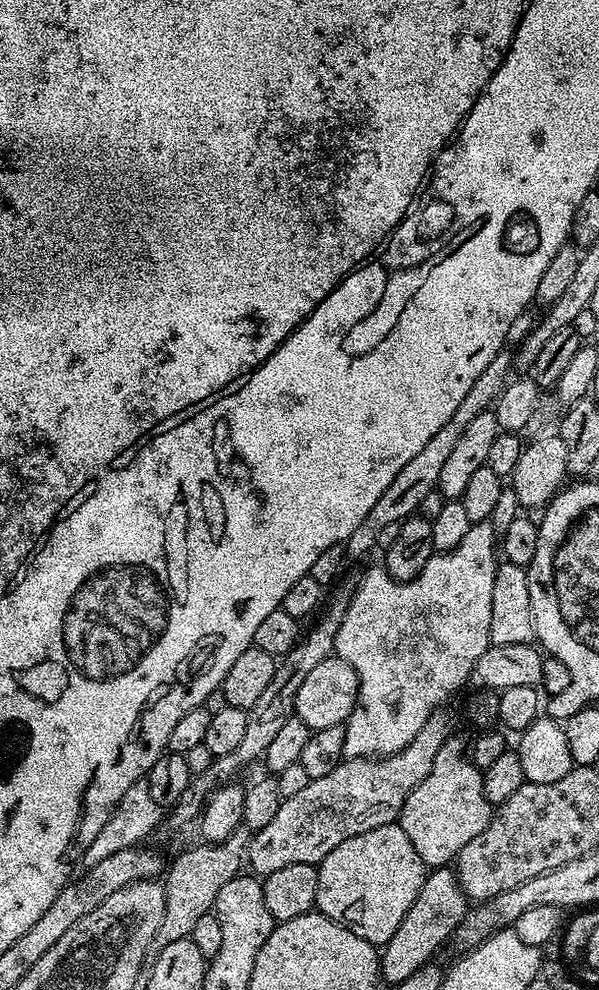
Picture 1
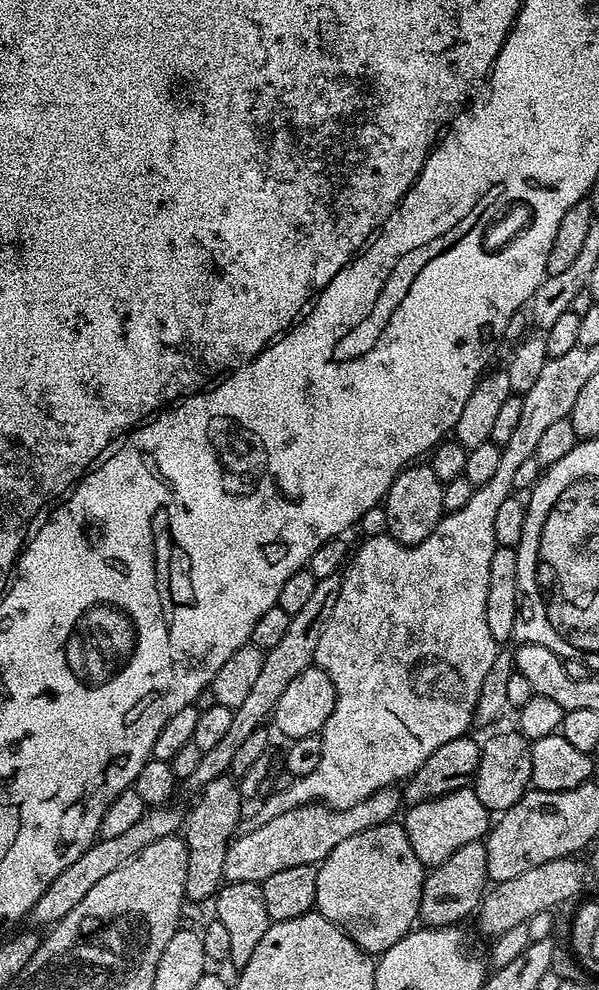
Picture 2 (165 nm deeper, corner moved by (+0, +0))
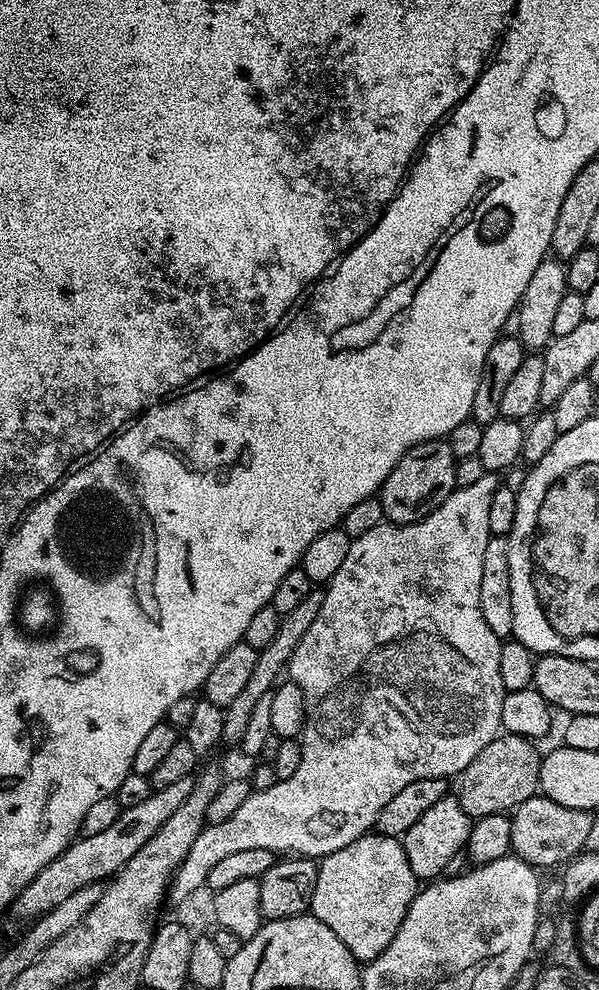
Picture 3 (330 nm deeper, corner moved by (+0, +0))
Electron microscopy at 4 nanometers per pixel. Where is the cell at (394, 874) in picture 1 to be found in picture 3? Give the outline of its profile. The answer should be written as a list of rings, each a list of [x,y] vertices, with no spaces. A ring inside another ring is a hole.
[[[369,834],[359,836],[350,846],[342,846],[342,850],[334,850],[334,854],[323,857],[319,861],[312,895],[311,915],[318,918],[340,941],[354,954],[358,962],[367,962],[378,958],[390,942],[394,942],[394,934],[402,926],[402,918],[406,918],[406,910],[410,910],[410,902],[414,902],[418,891],[418,881],[414,870],[410,870],[410,862],[406,859],[403,843],[394,836]]]

